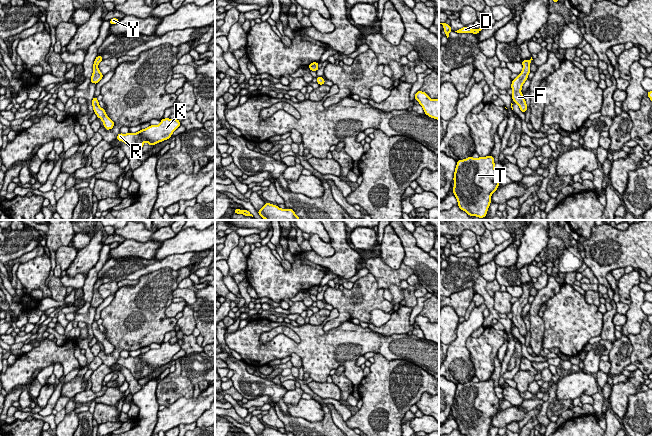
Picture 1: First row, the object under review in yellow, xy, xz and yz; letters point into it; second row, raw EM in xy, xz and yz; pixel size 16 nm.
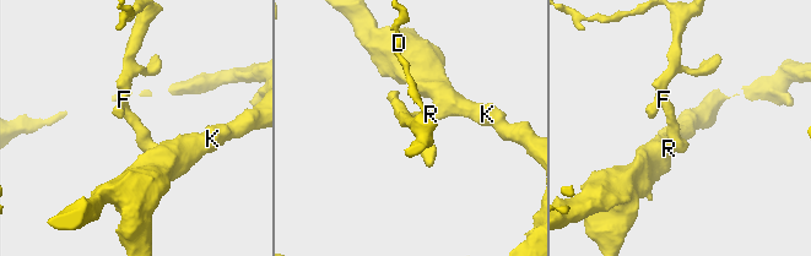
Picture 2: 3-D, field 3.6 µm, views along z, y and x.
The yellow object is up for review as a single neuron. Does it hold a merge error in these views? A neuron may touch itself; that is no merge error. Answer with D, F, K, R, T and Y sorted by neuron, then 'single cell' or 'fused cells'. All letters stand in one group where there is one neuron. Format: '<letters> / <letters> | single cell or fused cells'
D F K R T Y | single cell

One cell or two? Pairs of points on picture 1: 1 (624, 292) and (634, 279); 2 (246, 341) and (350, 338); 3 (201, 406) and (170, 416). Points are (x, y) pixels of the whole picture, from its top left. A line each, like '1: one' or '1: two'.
1: one
2: one
3: one

